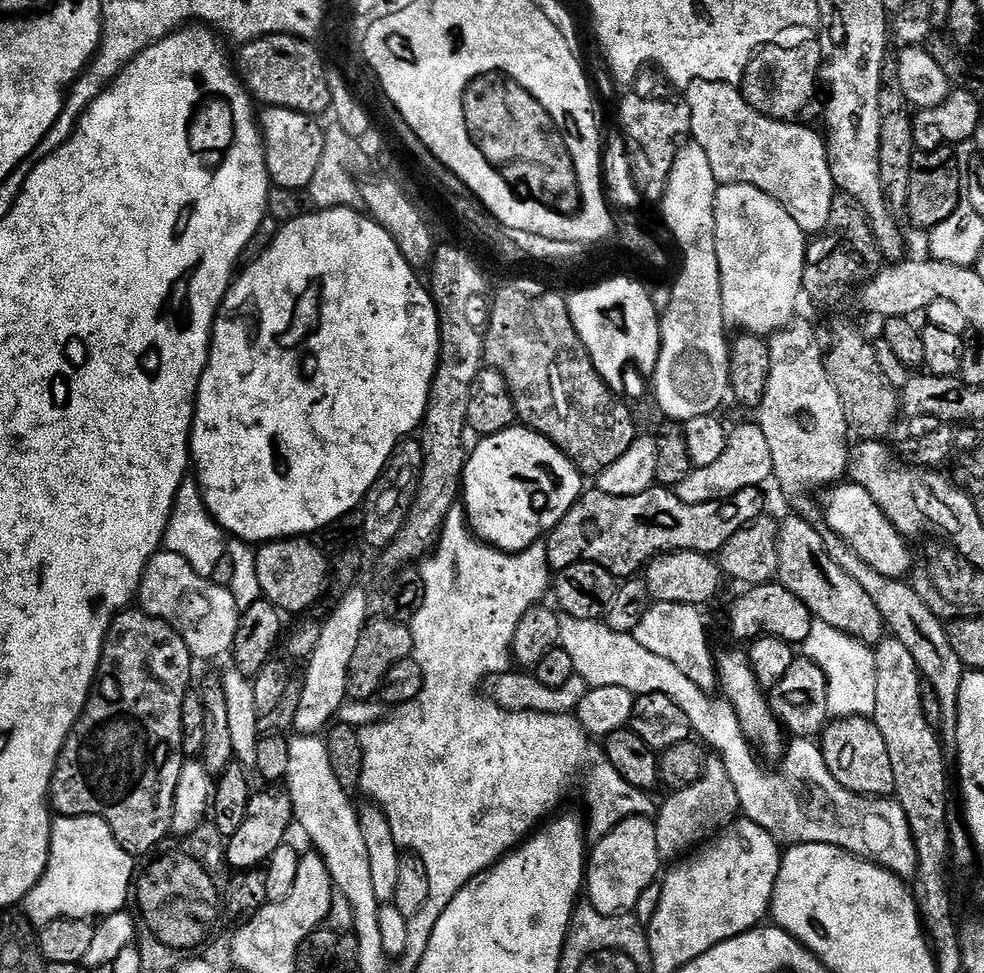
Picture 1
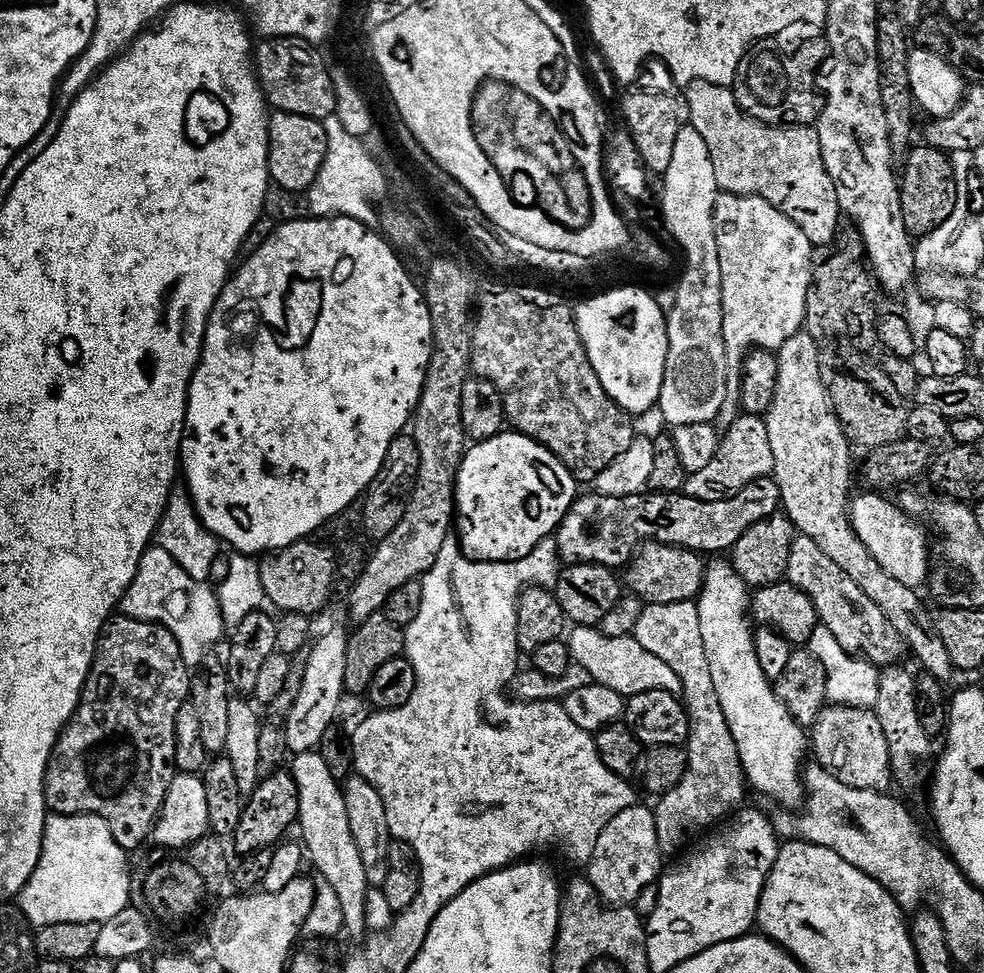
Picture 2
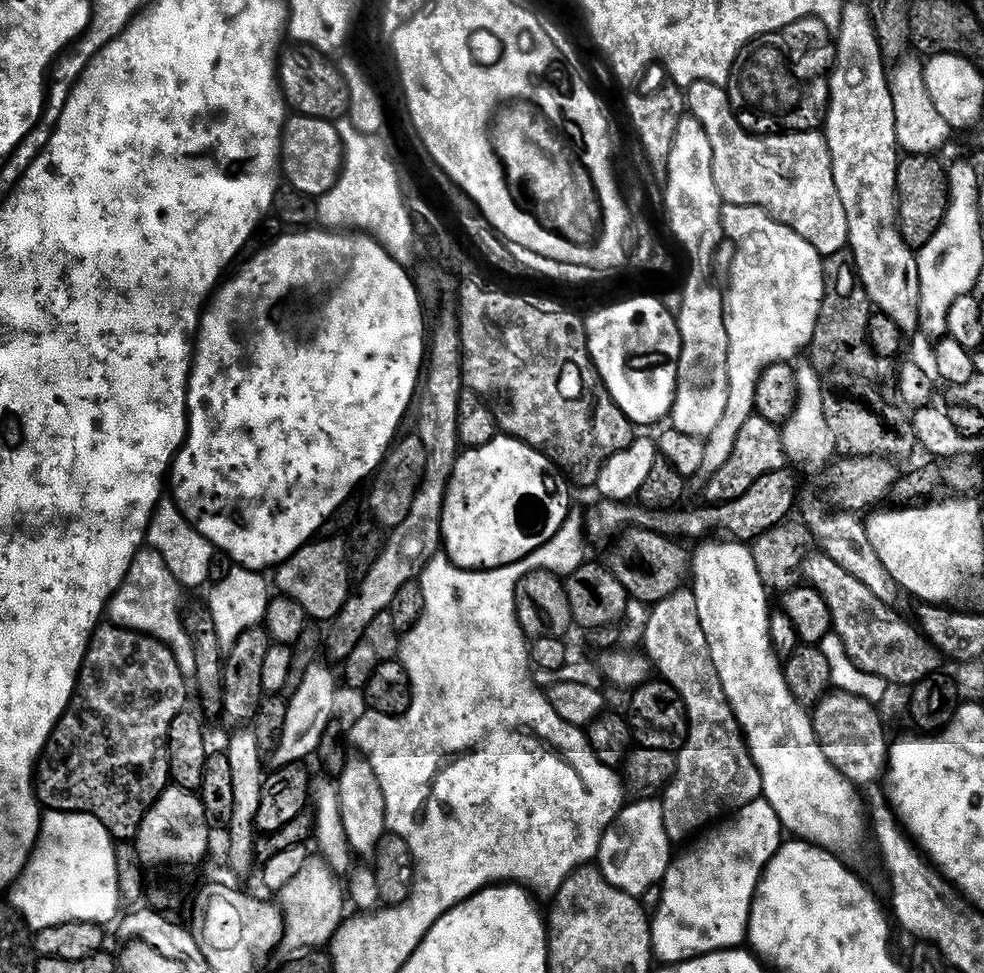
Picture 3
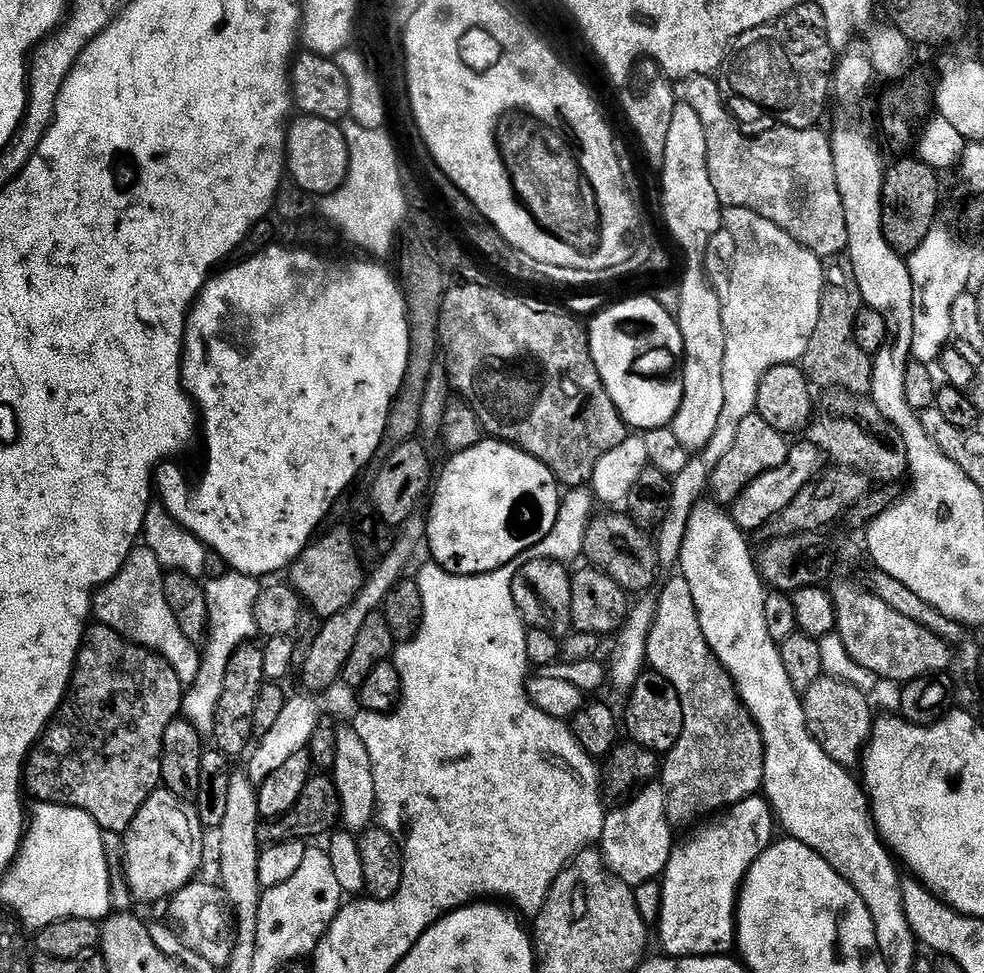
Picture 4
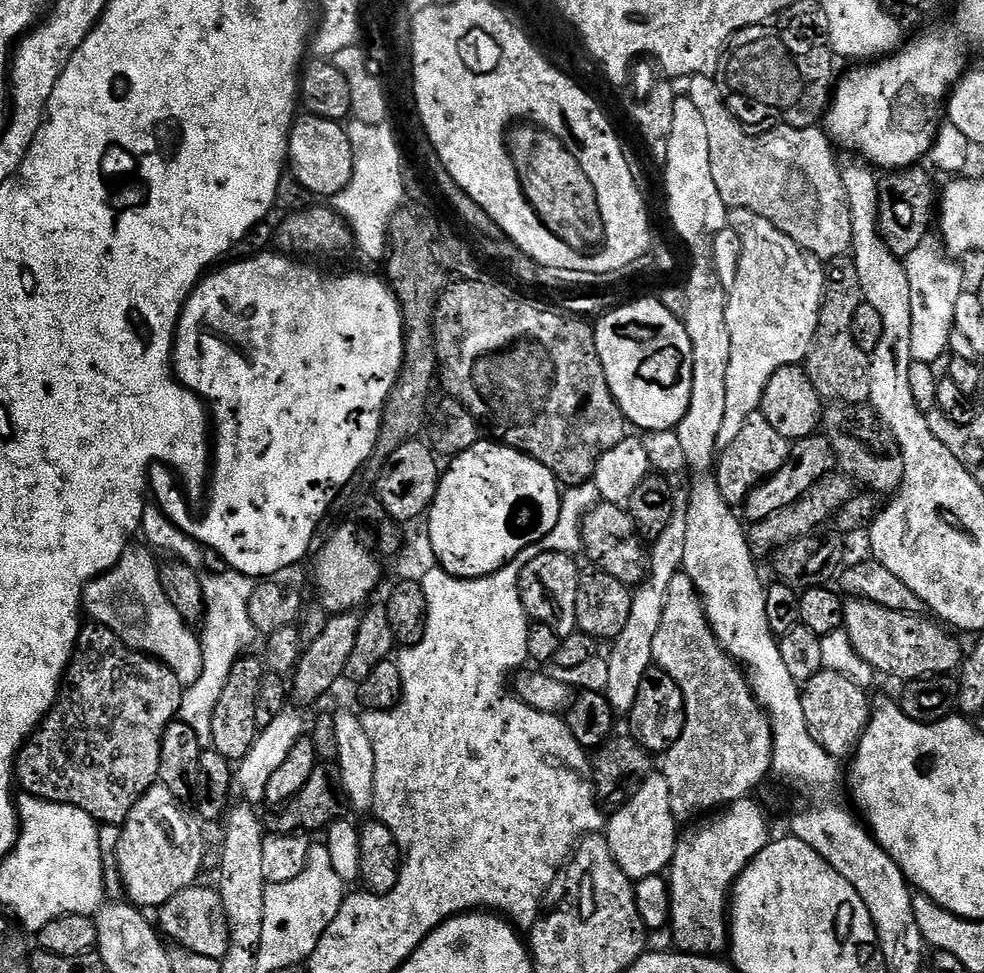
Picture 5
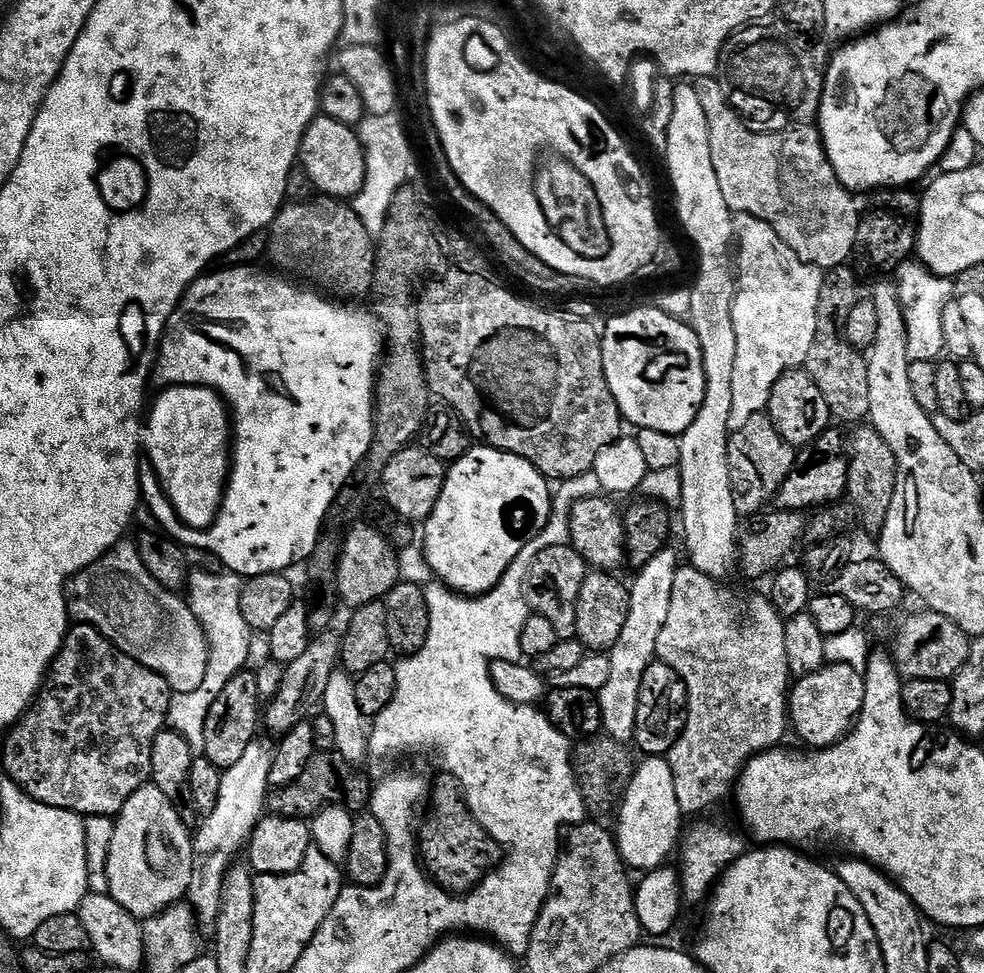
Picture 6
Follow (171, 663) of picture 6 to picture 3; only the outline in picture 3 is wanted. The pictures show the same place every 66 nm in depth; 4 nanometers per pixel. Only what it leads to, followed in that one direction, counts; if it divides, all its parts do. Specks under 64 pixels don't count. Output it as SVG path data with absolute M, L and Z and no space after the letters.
M141 550L136 555L127 578L108 604L107 619L111 623L132 628L136 632L144 633L145 636L161 640L176 655L176 661L184 677L195 677L198 672L196 671L196 652L192 649L192 640L188 637L187 630L184 629L182 610L174 610L172 598L164 596L164 592L160 594L160 590L174 590L174 588L172 584L168 584L168 580L164 586L164 578L160 584L160 574L166 574L167 568L162 568L162 562L158 564L154 560L163 560L163 558L158 558L158 553L151 550Z

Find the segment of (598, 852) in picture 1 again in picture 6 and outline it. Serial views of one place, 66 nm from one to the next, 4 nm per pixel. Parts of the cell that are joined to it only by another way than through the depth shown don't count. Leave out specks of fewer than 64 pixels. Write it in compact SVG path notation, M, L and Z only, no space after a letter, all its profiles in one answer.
M650 756L635 765L632 781L624 792L615 817L614 835L620 856L633 873L647 874L655 868L663 868L669 861L668 855L675 853L682 836L682 813L674 798L674 782L667 759Z

